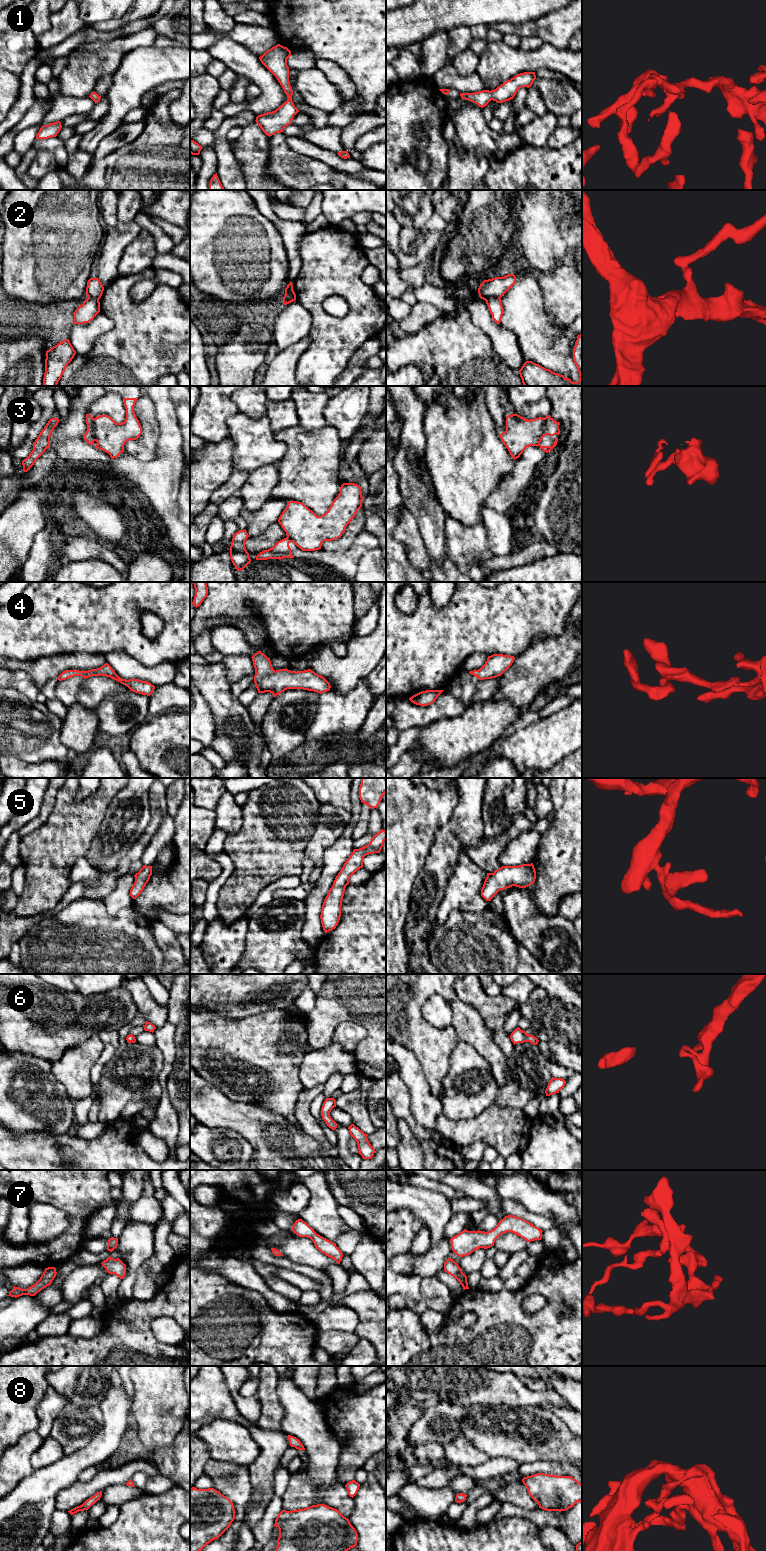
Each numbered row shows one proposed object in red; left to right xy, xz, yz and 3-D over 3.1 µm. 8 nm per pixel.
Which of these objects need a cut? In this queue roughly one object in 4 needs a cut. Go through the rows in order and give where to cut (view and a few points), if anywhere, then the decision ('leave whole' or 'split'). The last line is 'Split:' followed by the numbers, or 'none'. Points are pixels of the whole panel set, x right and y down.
1: no cut; leave whole
2: cut in yz along (499, 297), (491, 297), (486, 301); split
3: cut in xy along (94, 418), (94, 438), (96, 440); split
4: no cut; leave whole
5: no cut; leave whole
6: no cut; leave whole
7: no cut; leave whole
8: no cut; leave whole
Split: 2, 3

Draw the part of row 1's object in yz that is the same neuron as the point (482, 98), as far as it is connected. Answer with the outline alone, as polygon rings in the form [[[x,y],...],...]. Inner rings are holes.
[[[524,72],[517,74],[494,90],[483,90],[474,93],[460,93],[460,96],[462,99],[469,100],[483,108],[487,106],[491,100],[496,101],[497,103],[503,103],[513,99],[520,88],[531,87],[535,79],[535,72]]]

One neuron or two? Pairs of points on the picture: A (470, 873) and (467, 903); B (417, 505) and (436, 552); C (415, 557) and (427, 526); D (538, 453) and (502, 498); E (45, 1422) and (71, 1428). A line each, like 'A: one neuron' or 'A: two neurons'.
A: one neuron
B: one neuron
C: two neurons
D: one neuron
E: two neurons

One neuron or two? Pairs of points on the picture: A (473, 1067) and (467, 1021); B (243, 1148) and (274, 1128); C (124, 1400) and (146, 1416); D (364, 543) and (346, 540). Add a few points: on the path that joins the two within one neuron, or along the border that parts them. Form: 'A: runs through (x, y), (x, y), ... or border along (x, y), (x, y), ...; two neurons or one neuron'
A: border along (459, 1040), (471, 1044), (487, 1061); two neurons
B: border along (231, 1129), (238, 1132), (250, 1144), (252, 1159); two neurons
C: border along (133, 1396), (131, 1404), (131, 1429); two neurons
D: border along (363, 530), (349, 547), (342, 551), (333, 552); two neurons

